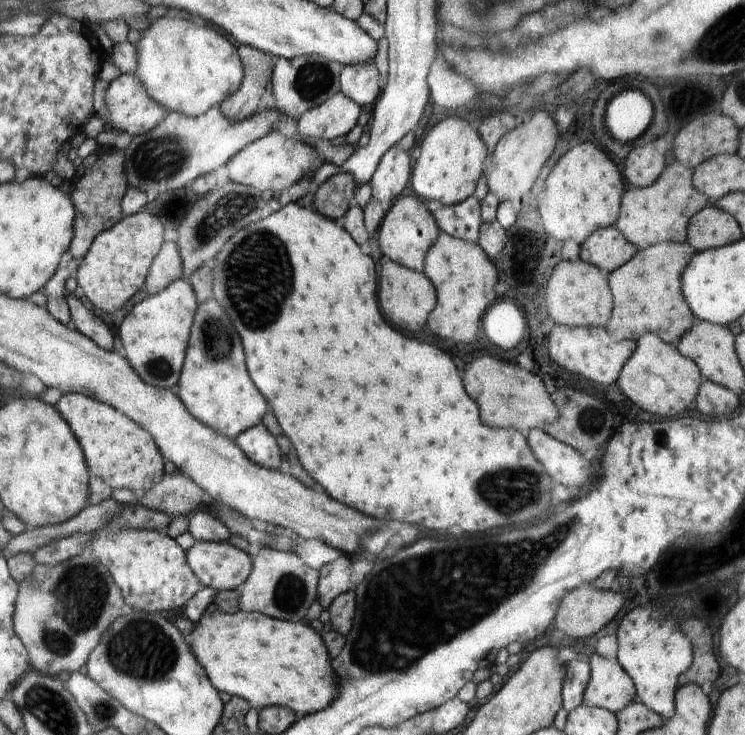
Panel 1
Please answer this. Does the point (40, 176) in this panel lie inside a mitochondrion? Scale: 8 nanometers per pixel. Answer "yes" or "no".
no

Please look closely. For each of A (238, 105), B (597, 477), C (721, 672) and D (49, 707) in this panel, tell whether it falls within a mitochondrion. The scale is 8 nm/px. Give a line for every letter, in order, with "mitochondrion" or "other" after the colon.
A: other
B: other
C: other
D: mitochondrion

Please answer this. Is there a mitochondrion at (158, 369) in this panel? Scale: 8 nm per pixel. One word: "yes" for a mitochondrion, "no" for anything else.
yes

